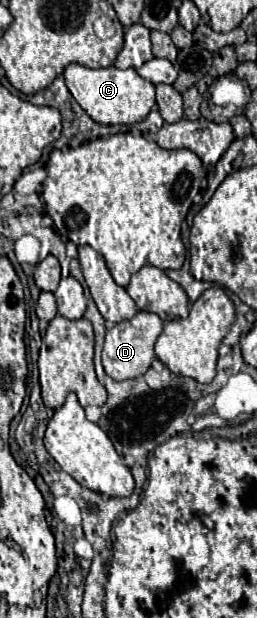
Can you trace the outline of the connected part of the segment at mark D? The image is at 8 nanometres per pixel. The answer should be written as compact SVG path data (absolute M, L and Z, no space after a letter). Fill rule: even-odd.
M139 311L129 321L115 323L107 331L105 343L103 343L103 369L105 369L105 373L115 381L125 381L125 379L133 379L133 377L143 375L151 367L151 361L155 359L153 345L155 345L157 337L161 335L161 331L163 331L163 321L159 319L159 315L147 313L147 311Z

